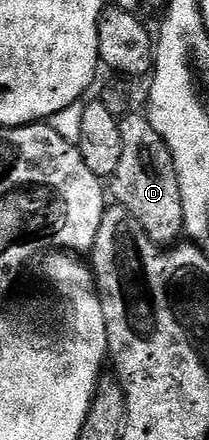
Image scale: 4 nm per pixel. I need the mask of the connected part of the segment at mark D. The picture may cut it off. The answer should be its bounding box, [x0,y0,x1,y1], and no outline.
[109,113,184,245]

